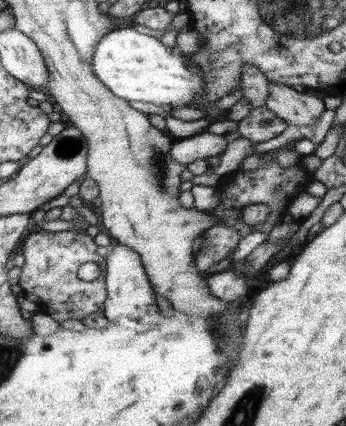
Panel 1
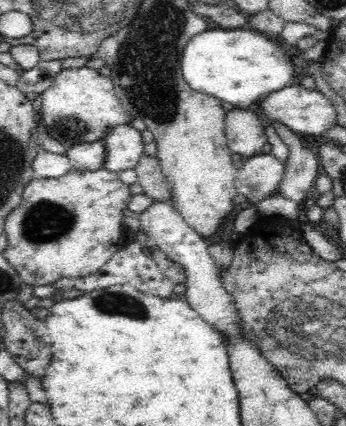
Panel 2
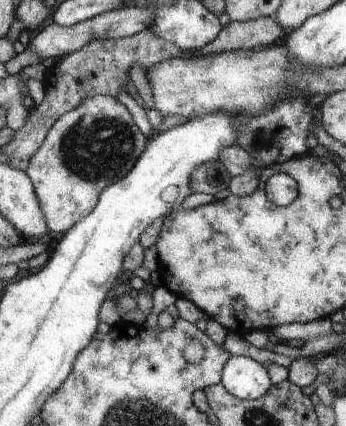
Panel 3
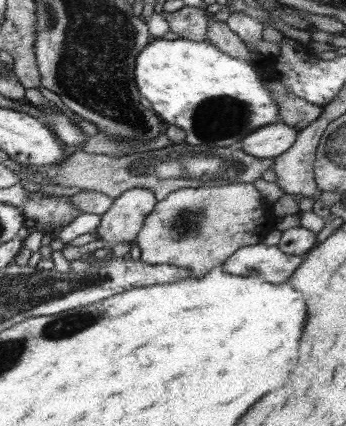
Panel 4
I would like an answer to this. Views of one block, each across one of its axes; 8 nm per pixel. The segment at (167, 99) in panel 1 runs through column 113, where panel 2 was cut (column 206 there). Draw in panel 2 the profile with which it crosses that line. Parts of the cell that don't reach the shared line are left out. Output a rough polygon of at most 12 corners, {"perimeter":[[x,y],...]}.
{"perimeter":[[250,30],[184,46],[192,90],[248,110],[292,84],[282,46]]}

